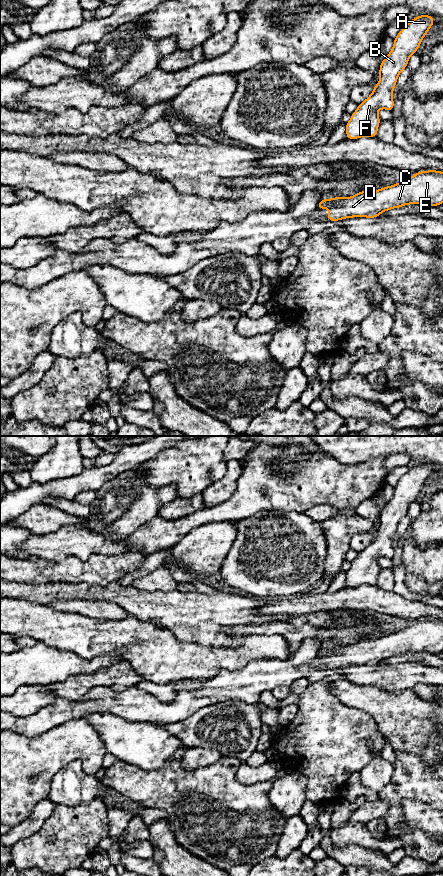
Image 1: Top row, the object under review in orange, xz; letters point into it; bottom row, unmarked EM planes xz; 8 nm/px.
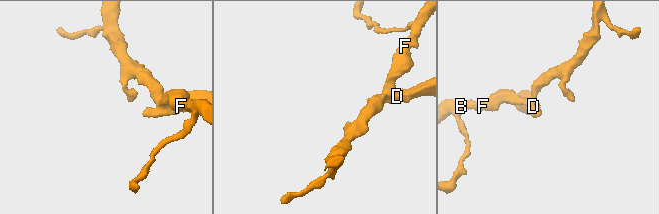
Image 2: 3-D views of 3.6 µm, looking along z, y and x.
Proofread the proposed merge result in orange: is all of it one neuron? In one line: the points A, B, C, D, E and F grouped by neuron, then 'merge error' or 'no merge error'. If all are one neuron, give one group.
A B F / C D E | merge error

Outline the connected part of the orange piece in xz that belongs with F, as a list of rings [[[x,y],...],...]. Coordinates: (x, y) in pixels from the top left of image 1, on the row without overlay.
[[[420,463],[409,468],[408,472],[394,487],[392,499],[380,512],[379,531],[374,535],[372,542],[351,562],[346,572],[347,587],[357,587],[362,584],[377,585],[380,571],[378,558],[384,556],[392,559],[394,549],[393,537],[400,520],[407,515],[408,507],[415,502],[420,491],[434,471],[434,465]]]

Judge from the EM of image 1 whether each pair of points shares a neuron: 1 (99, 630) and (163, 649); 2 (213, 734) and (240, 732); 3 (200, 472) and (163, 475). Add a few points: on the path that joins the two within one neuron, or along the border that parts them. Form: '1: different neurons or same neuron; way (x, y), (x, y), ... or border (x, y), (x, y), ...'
1: same neuron; way (115, 635), (130, 635), (147, 645)
2: same neuron; way (220, 732), (233, 732)
3: same neuron; way (191, 472), (172, 472)

